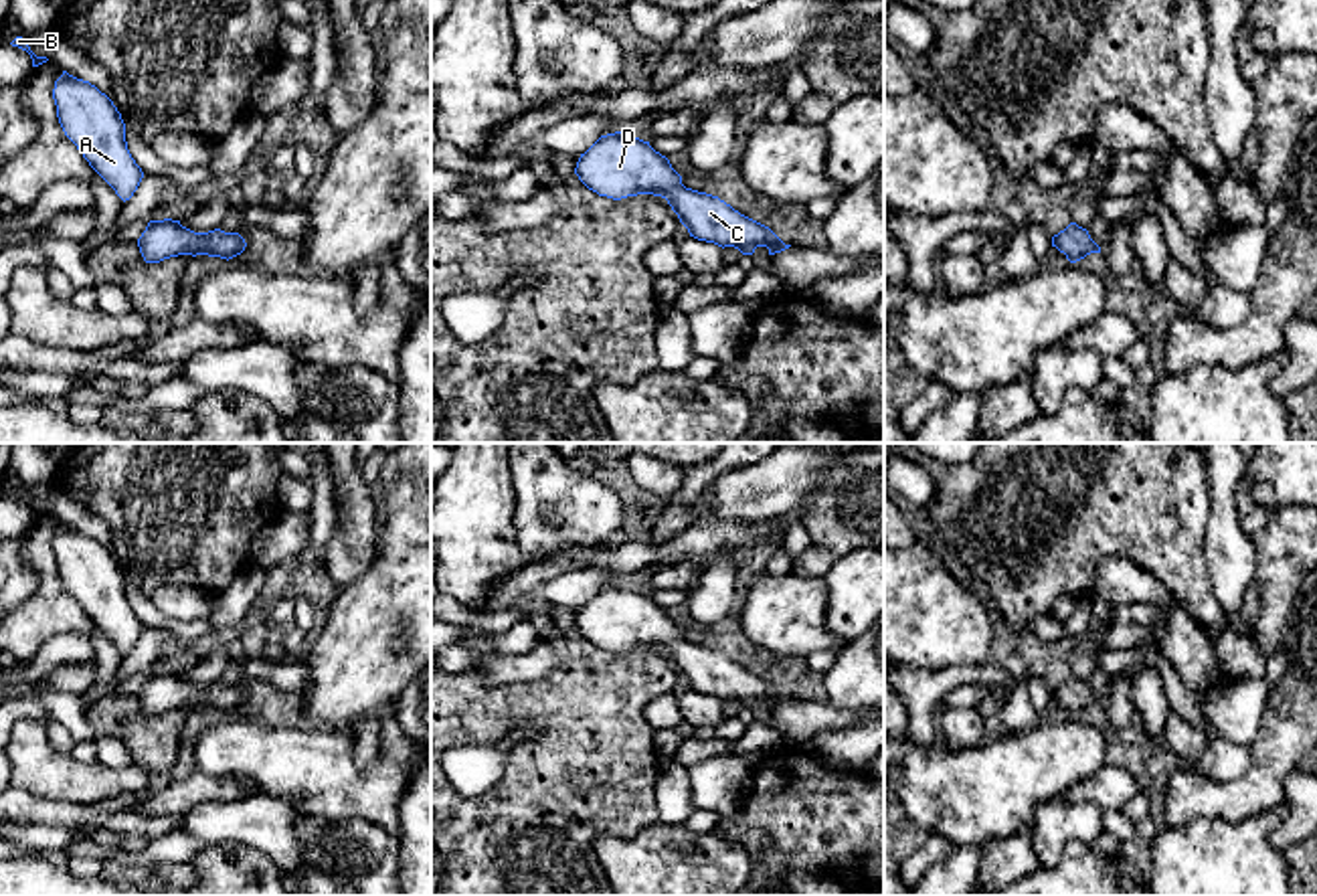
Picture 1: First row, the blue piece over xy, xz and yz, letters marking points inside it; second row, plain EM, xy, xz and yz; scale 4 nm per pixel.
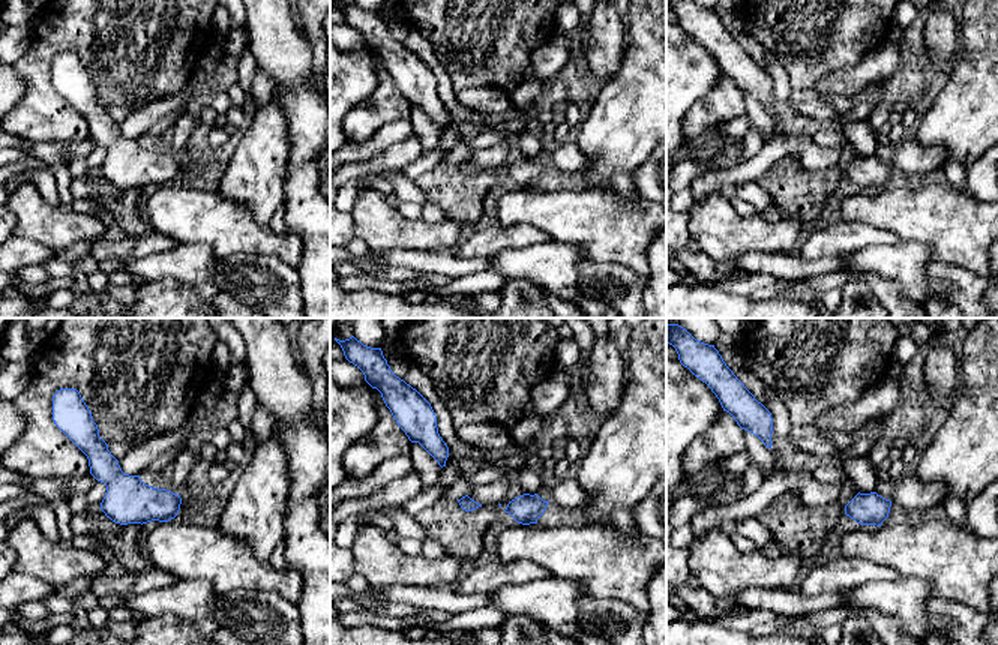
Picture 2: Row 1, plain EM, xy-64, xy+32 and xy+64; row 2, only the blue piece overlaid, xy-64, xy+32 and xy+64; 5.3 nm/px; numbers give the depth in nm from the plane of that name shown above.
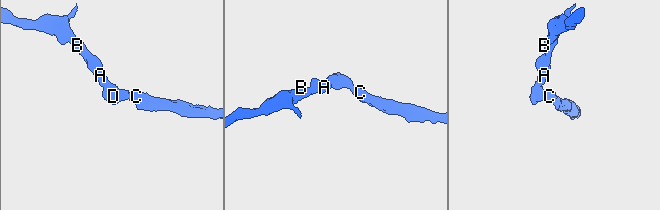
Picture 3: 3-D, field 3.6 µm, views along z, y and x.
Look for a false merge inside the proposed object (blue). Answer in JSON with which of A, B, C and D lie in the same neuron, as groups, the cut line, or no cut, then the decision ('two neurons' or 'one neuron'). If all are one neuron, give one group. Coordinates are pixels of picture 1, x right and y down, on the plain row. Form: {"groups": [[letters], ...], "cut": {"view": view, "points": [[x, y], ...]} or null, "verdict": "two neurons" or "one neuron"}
{"groups": [["A", "B", "C", "D"]], "cut": null, "verdict": "one neuron"}

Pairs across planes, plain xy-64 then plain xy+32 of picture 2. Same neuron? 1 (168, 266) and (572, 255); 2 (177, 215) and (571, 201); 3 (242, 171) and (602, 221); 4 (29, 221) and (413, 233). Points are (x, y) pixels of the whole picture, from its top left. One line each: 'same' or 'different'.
1: same
2: same
3: different
4: same

